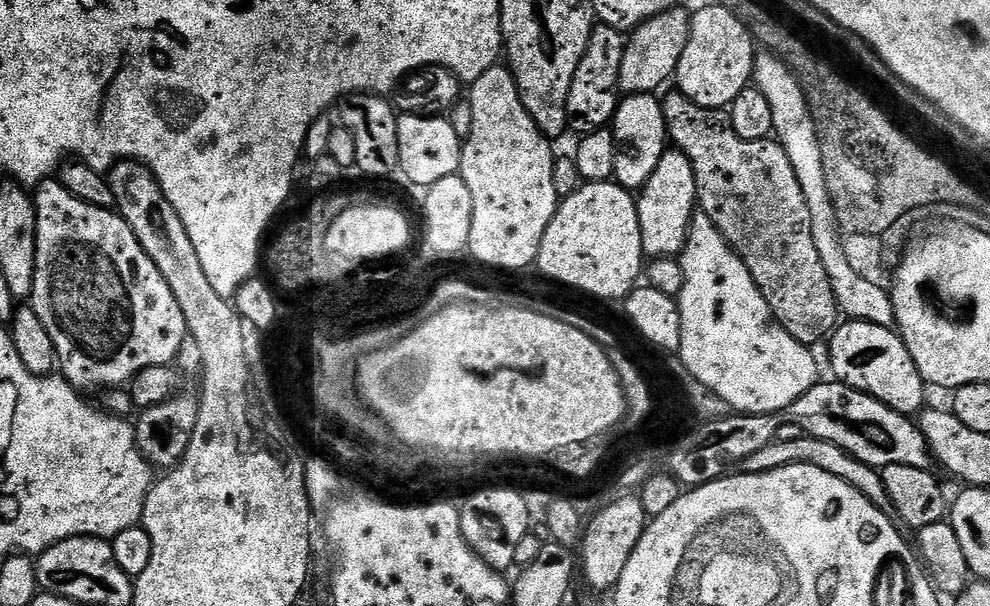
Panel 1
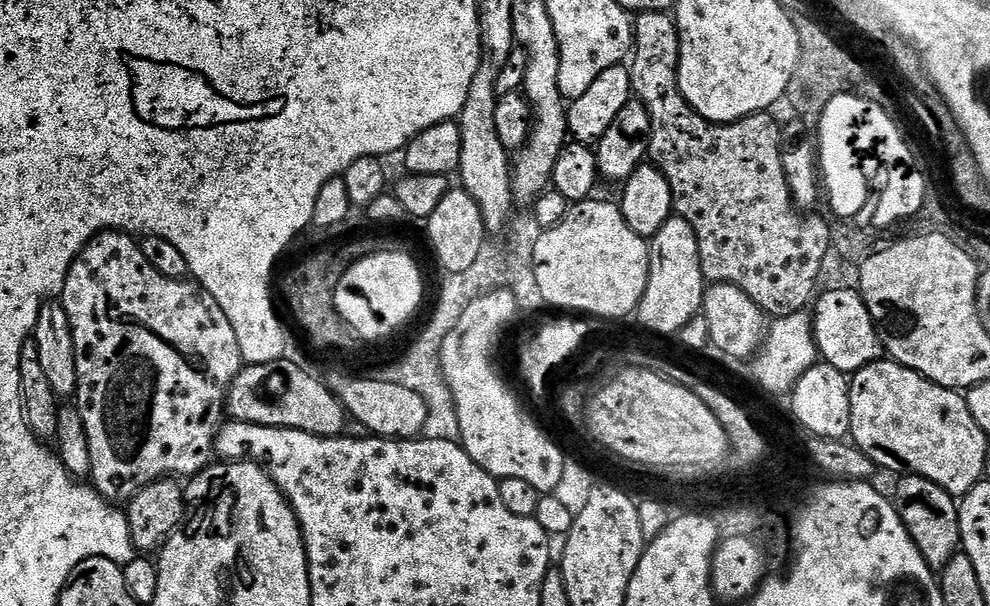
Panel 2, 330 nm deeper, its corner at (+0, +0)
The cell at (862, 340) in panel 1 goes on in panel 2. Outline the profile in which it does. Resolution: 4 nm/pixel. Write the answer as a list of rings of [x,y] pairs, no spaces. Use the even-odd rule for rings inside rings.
[[[852,287],[832,288],[829,292],[823,292],[819,293],[810,312],[819,359],[845,374],[855,374],[859,368],[881,359],[880,335],[876,333],[876,323],[872,321],[870,310],[859,291]]]

